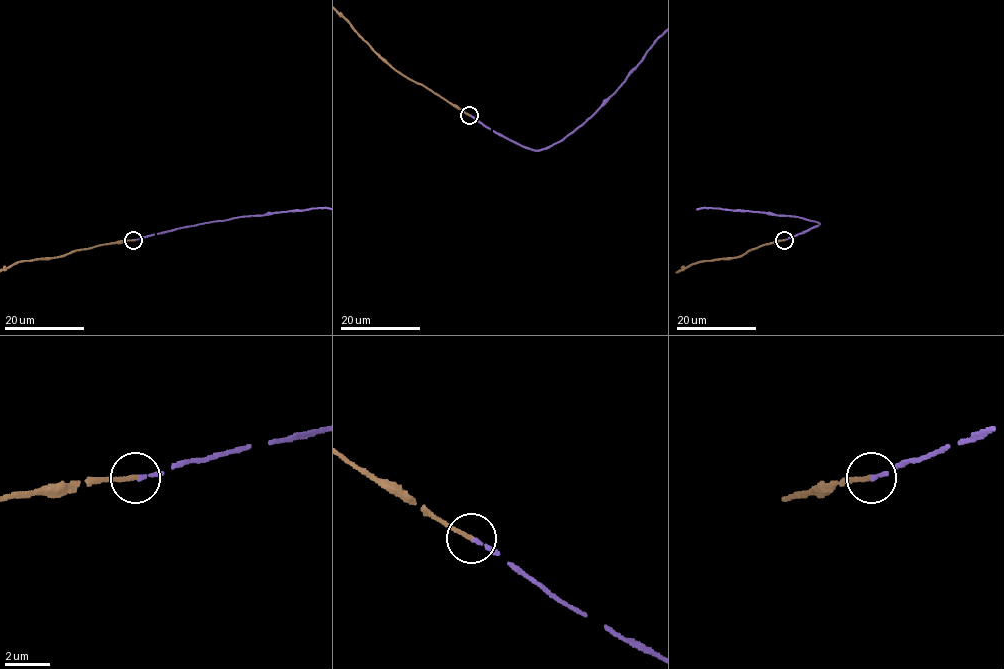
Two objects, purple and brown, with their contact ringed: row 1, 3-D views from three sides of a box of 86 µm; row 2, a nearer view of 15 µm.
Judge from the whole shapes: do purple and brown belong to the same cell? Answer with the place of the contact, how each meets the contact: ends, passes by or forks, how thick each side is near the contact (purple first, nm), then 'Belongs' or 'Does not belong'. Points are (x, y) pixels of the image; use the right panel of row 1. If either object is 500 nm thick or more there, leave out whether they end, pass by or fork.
Place: (784, 240). At the ring purple ends. At the ring brown ends. Thickness 170 nm (purple) against 200 nm. Belongs

